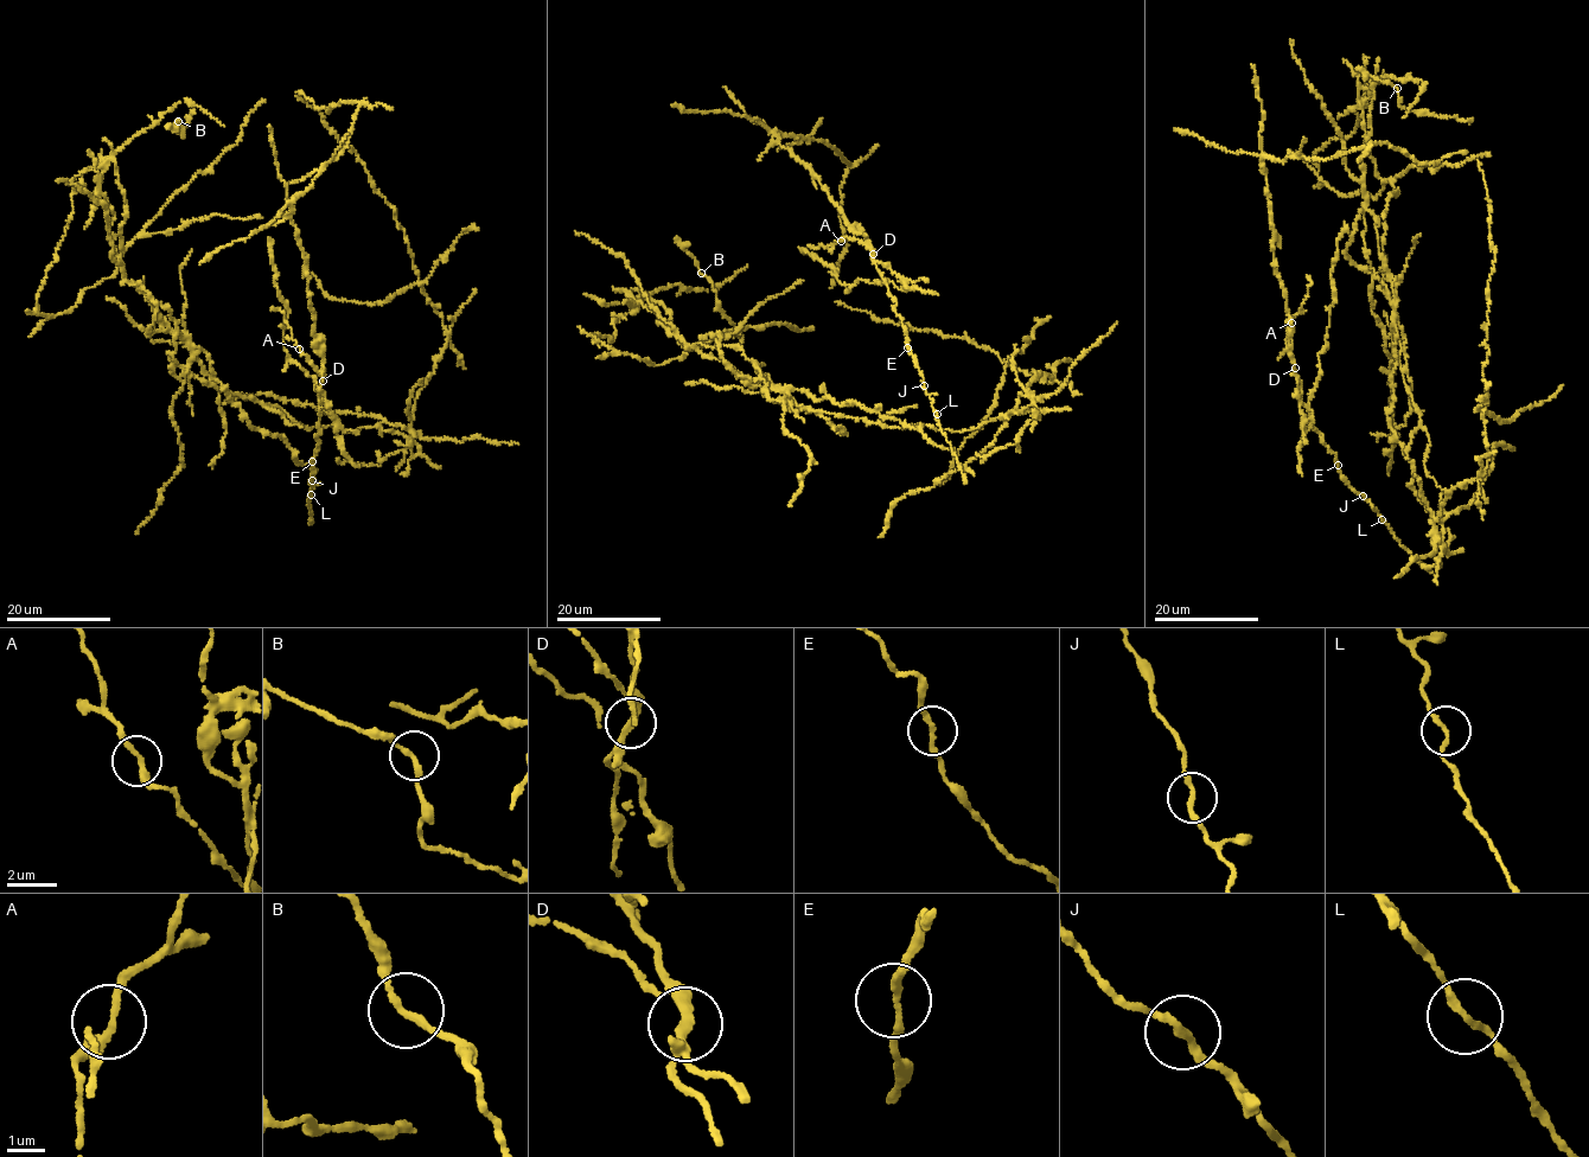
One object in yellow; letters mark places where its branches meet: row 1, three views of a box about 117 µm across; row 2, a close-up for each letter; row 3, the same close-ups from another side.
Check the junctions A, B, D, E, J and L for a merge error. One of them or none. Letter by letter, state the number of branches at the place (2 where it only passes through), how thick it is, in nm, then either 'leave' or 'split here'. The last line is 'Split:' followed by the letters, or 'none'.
A: 2 branches meet; 240 nm thick; leave
B: 2 branches meet; 190 nm thick; leave
D: 2 branches meet; 240 nm thick; split here
E: 2 branches meet; 180 nm thick; leave
J: 2 branches meet; 200 nm thick; leave
L: 2 branches meet; 170 nm thick; leave
Split: D

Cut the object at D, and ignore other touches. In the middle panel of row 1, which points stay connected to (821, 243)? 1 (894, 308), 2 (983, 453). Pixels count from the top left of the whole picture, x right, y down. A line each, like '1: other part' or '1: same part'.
1: same part
2: other part

